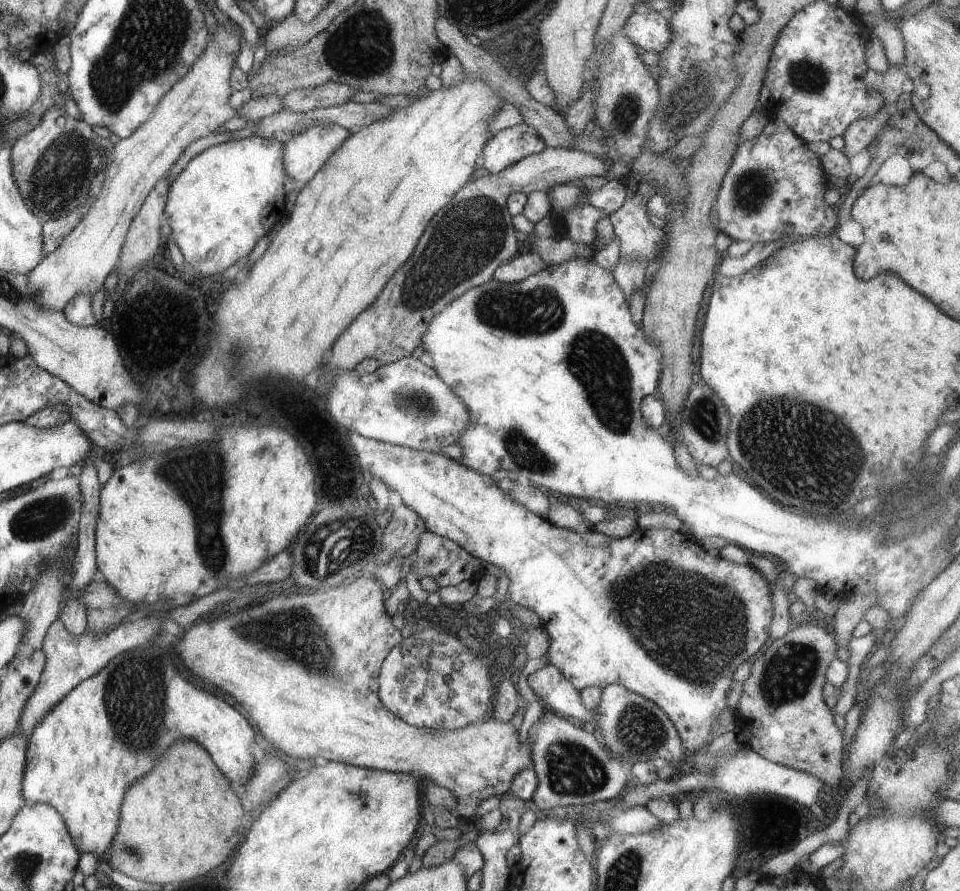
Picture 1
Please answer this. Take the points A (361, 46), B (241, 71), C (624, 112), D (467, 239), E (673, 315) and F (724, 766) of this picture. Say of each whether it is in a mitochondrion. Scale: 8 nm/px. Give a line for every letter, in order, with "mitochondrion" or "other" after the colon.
A: mitochondrion
B: other
C: mitochondrion
D: mitochondrion
E: other
F: other

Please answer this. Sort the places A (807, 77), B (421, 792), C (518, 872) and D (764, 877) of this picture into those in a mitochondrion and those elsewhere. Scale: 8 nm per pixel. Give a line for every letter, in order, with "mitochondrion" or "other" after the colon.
A: mitochondrion
B: other
C: other
D: other

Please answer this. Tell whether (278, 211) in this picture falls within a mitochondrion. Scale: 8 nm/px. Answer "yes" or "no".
no

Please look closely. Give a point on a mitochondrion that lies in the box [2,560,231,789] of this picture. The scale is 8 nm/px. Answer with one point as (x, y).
(139, 729)

